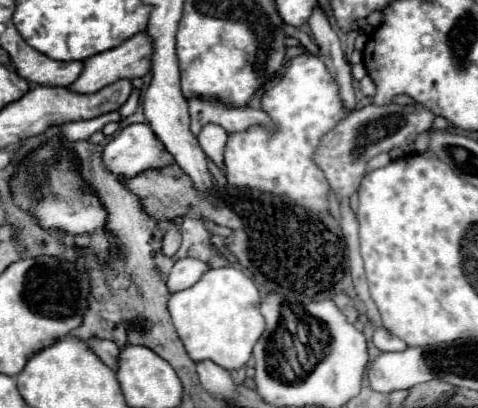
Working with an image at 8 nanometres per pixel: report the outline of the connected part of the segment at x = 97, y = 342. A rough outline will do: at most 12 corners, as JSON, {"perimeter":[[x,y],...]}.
{"perimeter":[[86,341],[98,357],[118,369],[120,347],[114,341]]}

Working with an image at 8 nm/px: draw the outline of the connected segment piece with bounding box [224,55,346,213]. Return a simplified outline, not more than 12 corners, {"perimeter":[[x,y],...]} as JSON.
{"perimeter":[[294,57],[262,109],[278,131],[228,135],[232,185],[328,213],[312,163],[346,113],[318,57]]}

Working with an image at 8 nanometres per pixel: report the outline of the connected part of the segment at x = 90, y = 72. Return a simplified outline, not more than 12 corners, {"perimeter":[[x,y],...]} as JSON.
{"perimeter":[[148,31],[86,59],[70,89],[96,93],[150,71]]}

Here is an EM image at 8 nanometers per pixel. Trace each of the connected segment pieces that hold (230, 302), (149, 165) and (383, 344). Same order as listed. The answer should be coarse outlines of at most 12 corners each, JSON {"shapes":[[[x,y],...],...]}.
{"shapes":[[[206,271],[168,311],[194,363],[248,363],[266,327],[252,279]],[[148,123],[128,125],[102,153],[122,177],[174,163]],[[384,327],[374,331],[372,341],[380,351],[404,351],[408,347]]]}

